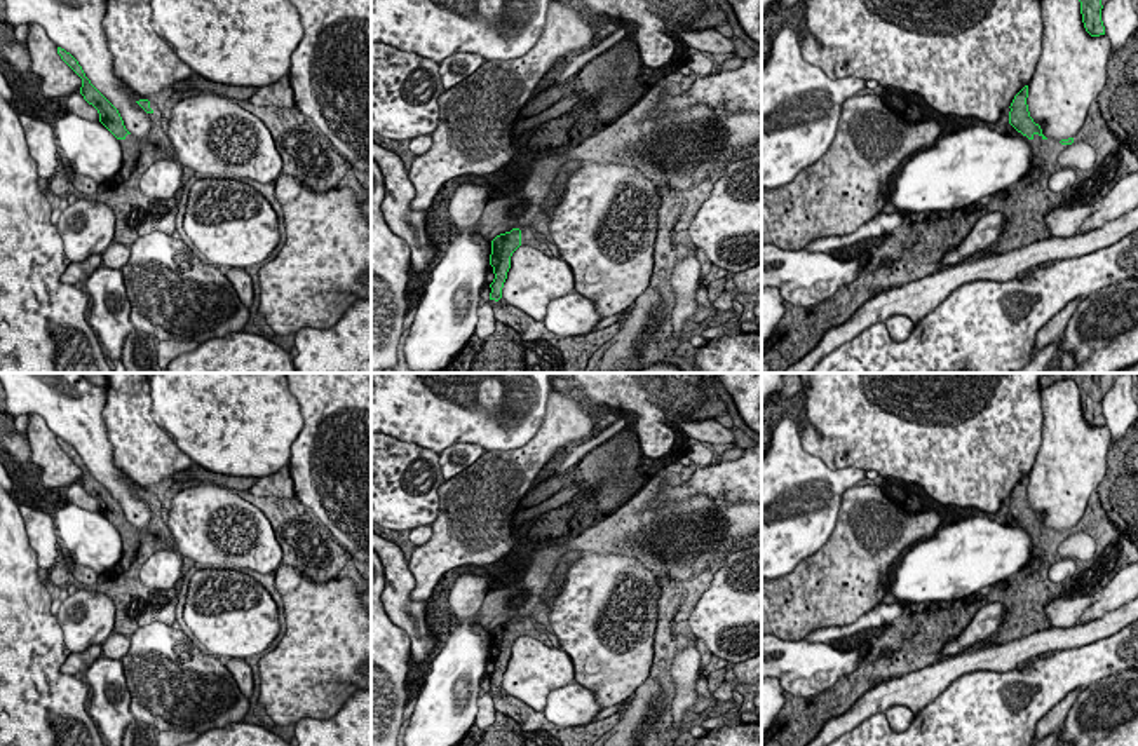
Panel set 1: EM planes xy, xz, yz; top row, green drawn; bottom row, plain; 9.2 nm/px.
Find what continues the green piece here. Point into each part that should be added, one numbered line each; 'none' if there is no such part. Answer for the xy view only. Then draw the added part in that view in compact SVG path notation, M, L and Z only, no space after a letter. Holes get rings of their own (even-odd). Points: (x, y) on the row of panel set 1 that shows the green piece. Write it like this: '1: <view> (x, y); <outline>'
1: xy (136, 215); M150 101L152 127L145 138L127 134L119 139L122 148L120 171L99 185L87 200L110 206L115 213L113 242L131 248L152 232L173 235L176 232L178 206L145 195L139 188L143 173L159 159L174 157L169 136L162 131L162 112Z

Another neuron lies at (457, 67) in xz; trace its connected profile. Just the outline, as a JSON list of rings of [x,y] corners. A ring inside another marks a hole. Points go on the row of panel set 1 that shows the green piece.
[[[453,52],[439,63],[441,84],[446,89],[471,77],[484,59],[472,52]]]

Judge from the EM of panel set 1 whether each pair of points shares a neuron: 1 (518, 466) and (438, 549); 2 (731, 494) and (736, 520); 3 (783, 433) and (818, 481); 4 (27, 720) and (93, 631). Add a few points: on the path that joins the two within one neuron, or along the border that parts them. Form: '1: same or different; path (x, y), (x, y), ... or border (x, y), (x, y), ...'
1: same; path (497, 487), (459, 528)
2: different; border (743, 501), (736, 504), (711, 504)
3: same; path (786, 445), (786, 450), (806, 469)
4: different; border (54, 616), (65, 647)

